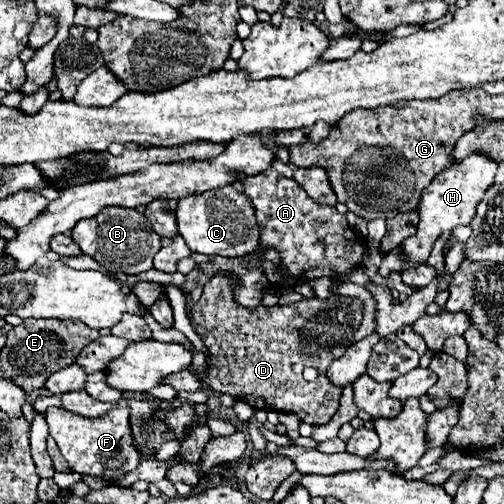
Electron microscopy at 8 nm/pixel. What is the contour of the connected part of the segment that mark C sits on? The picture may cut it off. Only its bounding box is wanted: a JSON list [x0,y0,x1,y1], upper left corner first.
[177,186,259,256]

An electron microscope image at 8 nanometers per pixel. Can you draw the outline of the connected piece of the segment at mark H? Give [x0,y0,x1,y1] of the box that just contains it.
[401,152,499,266]

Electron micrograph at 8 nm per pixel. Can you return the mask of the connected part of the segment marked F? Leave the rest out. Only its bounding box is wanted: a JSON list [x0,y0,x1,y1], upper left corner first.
[45,408,139,478]

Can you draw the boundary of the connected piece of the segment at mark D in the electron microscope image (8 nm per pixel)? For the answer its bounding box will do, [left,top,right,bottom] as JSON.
[191,272,363,426]

